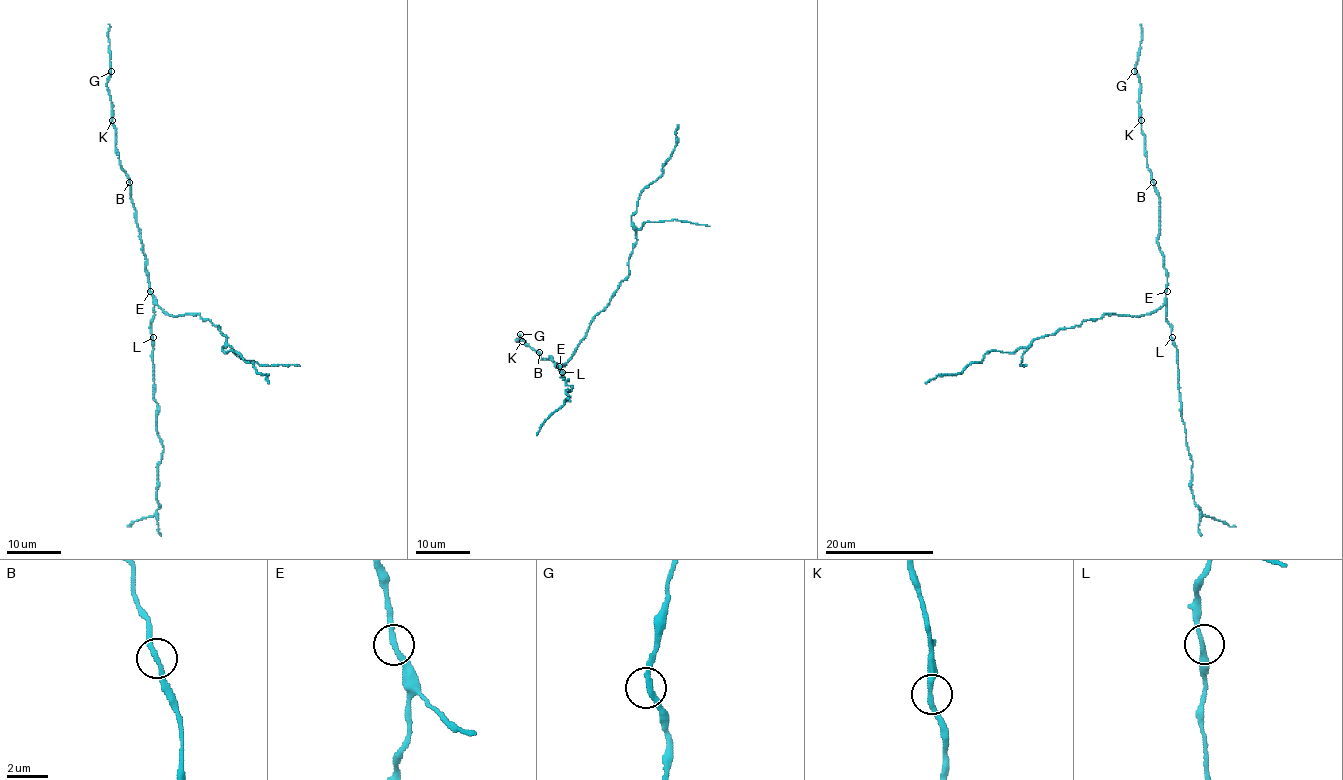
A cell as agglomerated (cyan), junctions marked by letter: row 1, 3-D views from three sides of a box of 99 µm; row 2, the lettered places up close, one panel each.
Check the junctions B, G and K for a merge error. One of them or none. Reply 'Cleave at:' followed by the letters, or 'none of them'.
Cleave at: none of them

